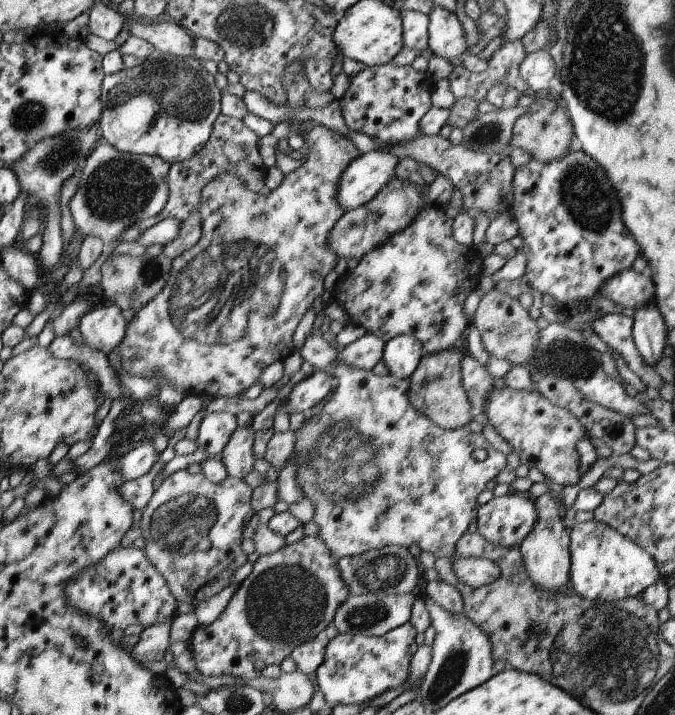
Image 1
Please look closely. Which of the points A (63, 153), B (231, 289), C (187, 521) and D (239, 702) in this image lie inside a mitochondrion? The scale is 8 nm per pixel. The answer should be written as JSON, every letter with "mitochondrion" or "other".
{"A":"mitochondrion","B":"mitochondrion","C":"mitochondrion","D":"mitochondrion"}

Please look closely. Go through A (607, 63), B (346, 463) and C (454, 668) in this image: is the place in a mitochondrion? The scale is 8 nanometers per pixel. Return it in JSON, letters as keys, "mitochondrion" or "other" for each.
{"A":"mitochondrion","B":"mitochondrion","C":"mitochondrion"}

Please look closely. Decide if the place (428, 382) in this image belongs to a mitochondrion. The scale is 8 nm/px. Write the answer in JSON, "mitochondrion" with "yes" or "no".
{"mitochondrion":"yes"}

